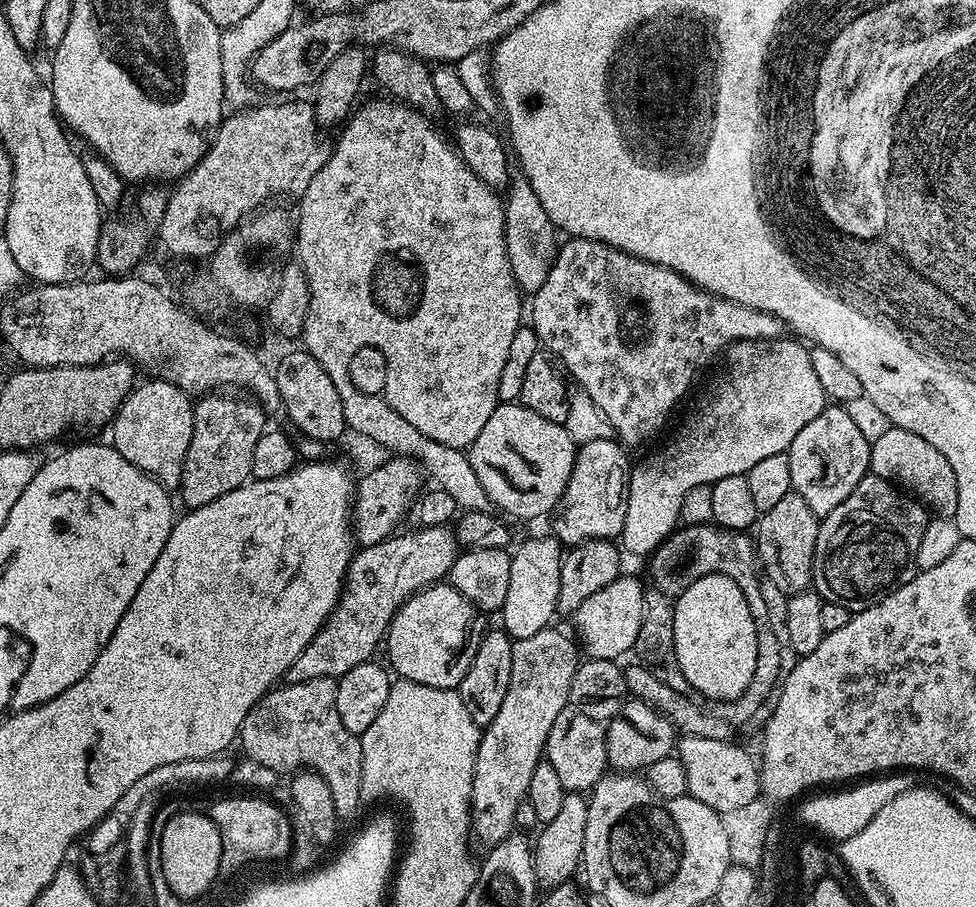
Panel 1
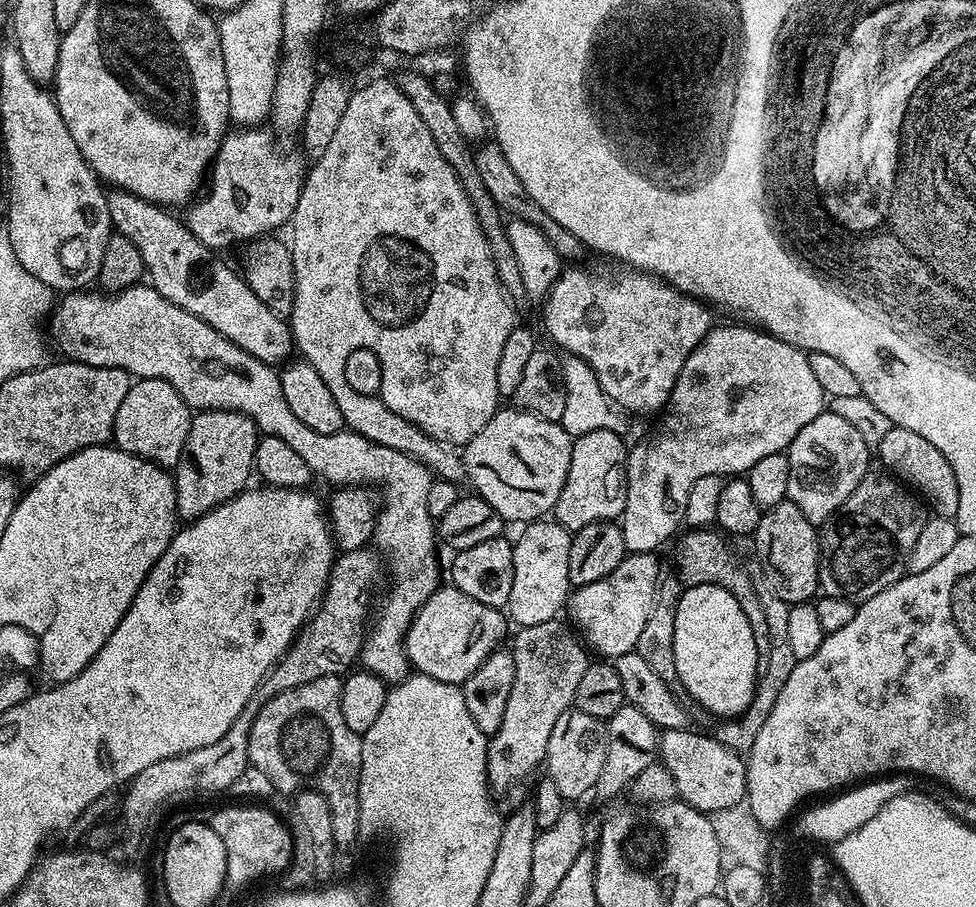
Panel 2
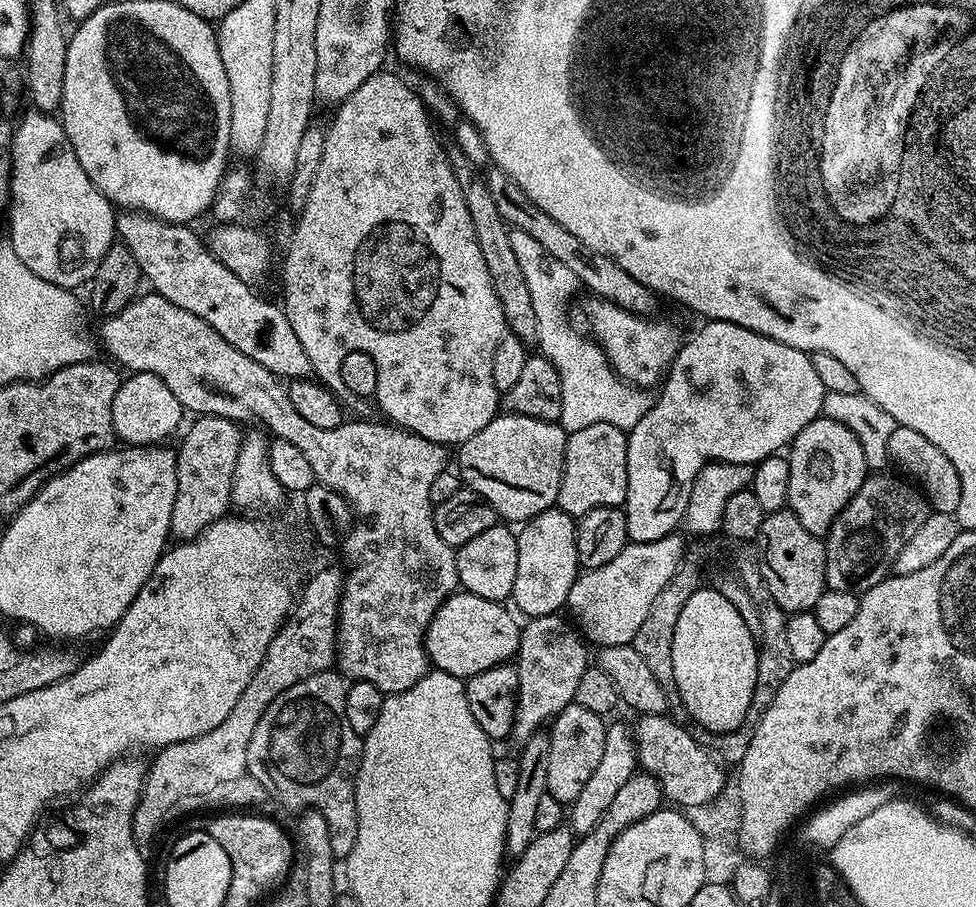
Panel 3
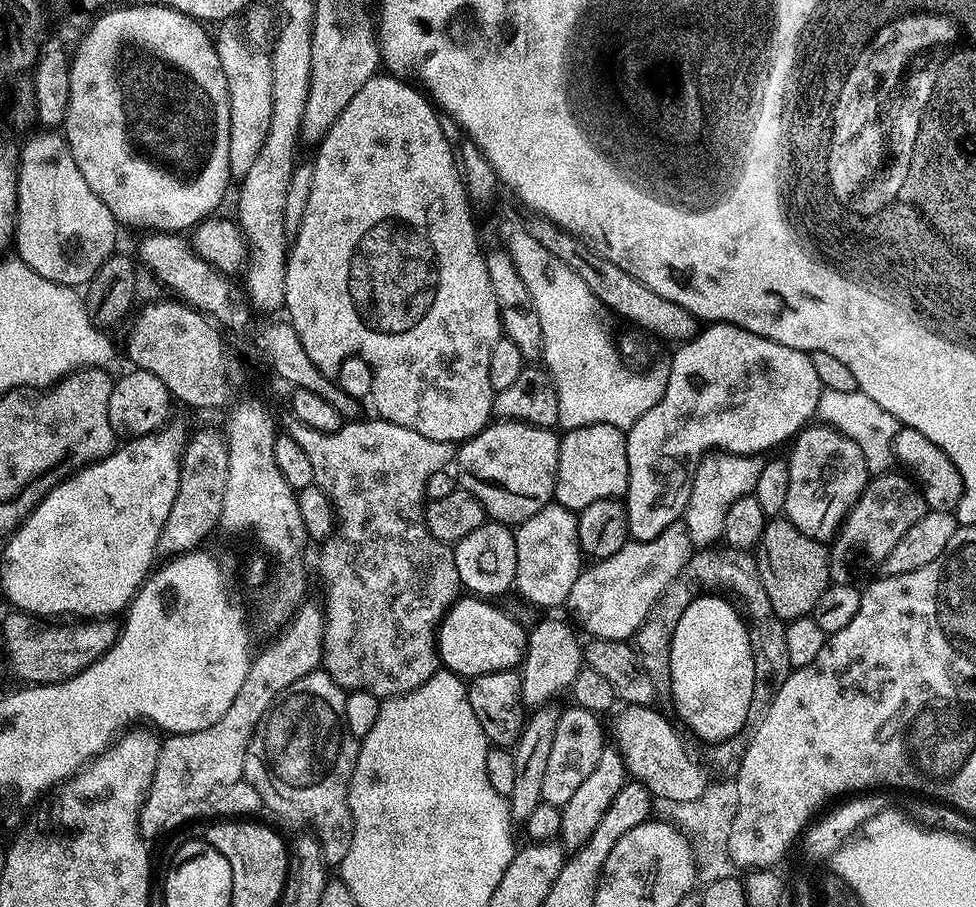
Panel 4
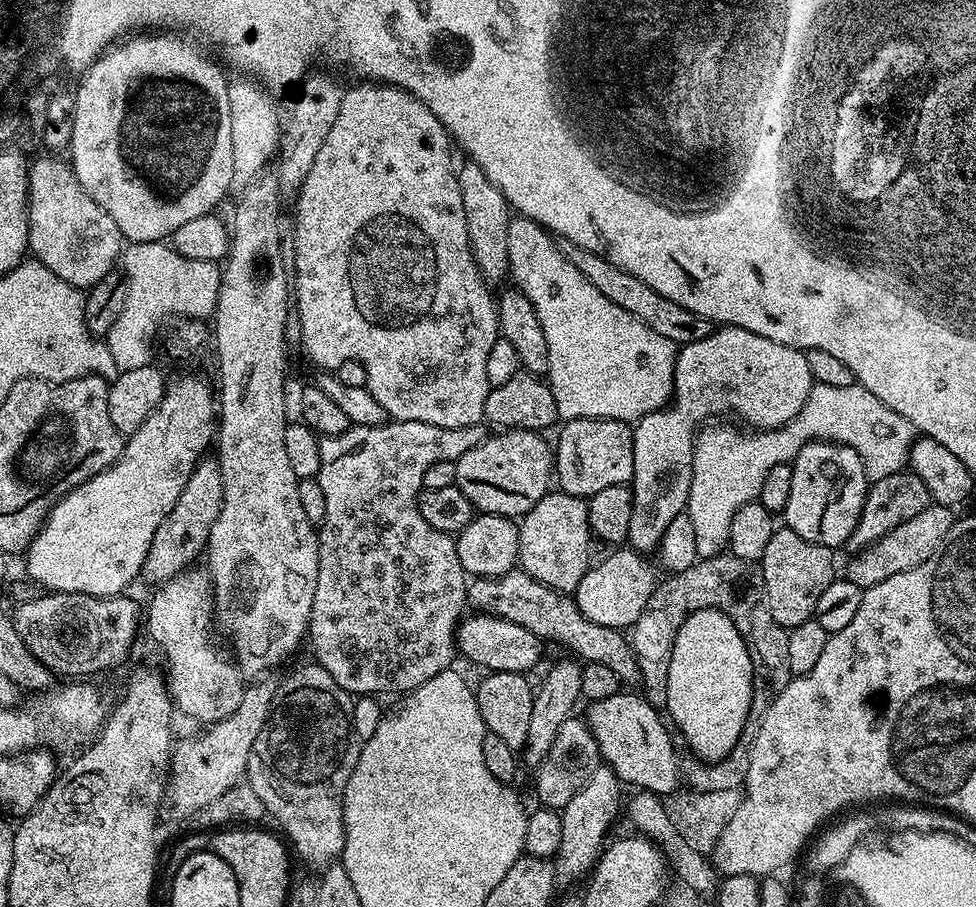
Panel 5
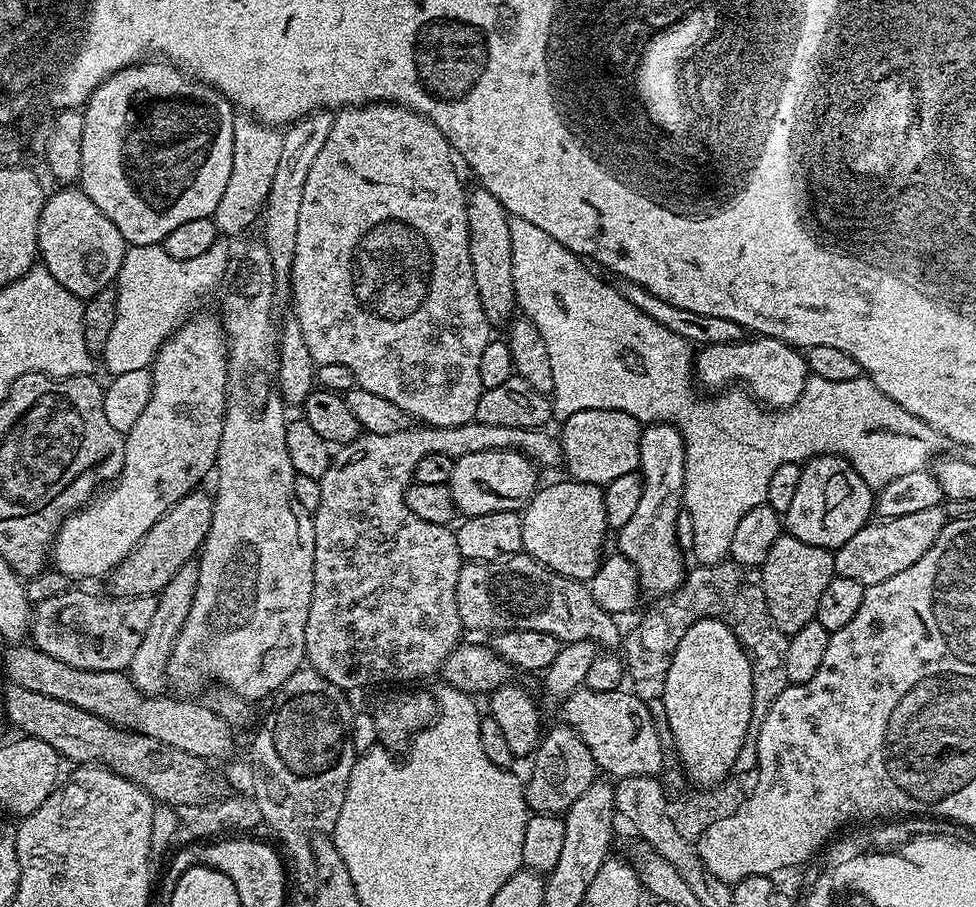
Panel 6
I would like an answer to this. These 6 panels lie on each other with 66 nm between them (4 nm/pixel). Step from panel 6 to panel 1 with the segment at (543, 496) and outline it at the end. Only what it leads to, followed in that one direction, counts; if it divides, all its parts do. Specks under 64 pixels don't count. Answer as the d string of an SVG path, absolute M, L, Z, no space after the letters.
M545 534L528 540L517 552L511 553L510 586L506 593L506 602L502 609L502 627L513 641L530 638L538 630L553 623L552 616L557 615L556 603L560 593L562 578L562 545L555 536Z

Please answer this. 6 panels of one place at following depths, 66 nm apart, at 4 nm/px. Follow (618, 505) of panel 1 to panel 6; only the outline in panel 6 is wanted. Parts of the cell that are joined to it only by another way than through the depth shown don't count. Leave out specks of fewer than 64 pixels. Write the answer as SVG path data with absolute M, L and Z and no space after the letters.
M578 410L570 414L570 418L562 421L558 439L562 451L563 467L568 467L567 475L578 482L599 484L601 486L614 482L614 478L622 478L622 474L630 474L640 467L640 439L644 433L642 422L622 410Z

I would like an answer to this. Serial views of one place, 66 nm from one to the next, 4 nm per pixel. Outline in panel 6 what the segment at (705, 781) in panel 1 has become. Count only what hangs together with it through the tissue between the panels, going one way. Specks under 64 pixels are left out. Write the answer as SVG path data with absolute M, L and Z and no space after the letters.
M583 687L565 696L562 707L563 723L569 724L582 738L582 742L590 746L590 754L601 773L609 772L604 774L612 778L661 775L666 745L658 738L658 730L647 703L631 690L595 692Z

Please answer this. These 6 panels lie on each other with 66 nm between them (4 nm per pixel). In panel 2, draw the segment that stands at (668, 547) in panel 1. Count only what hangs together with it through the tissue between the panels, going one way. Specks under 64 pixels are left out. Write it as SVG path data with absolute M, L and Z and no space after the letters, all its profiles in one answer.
M711 527L685 531L675 541L675 544L677 543L676 572L680 575L681 580L679 583L690 588L703 584L717 584L730 590L730 594L734 594L734 598L738 598L738 606L742 606L742 614L746 614L750 626L756 631L758 654L761 658L766 658L770 654L770 629L766 626L766 614L762 610L762 602L756 593L757 581L754 582L748 577L747 570L740 565L735 550L727 542L729 543L719 531L713 530Z

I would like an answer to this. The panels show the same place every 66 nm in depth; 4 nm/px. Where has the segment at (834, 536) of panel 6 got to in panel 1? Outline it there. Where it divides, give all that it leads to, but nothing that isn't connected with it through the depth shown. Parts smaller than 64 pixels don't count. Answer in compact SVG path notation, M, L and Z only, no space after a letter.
M825 406L822 414L814 418L814 422L806 422L806 426L798 430L798 438L794 438L786 453L790 462L792 491L806 498L806 506L810 506L810 510L814 510L818 518L823 518L826 514L830 514L830 510L834 510L834 506L846 502L854 486L858 486L858 482L862 482L862 478L869 475L871 453L870 441L866 438L866 434L862 434L862 430L858 430L854 418L850 418L847 407Z

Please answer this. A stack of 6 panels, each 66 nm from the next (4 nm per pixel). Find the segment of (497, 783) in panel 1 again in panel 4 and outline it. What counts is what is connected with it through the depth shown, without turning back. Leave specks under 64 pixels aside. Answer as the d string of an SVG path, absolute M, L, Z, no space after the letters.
M544 620L541 624L536 624L528 632L528 648L524 651L524 663L520 672L520 681L522 682L522 698L525 705L539 706L547 704L556 698L556 694L564 688L569 689L574 682L576 675L580 673L581 668L585 667L584 649L582 640L576 637L576 632L571 623L567 620Z

